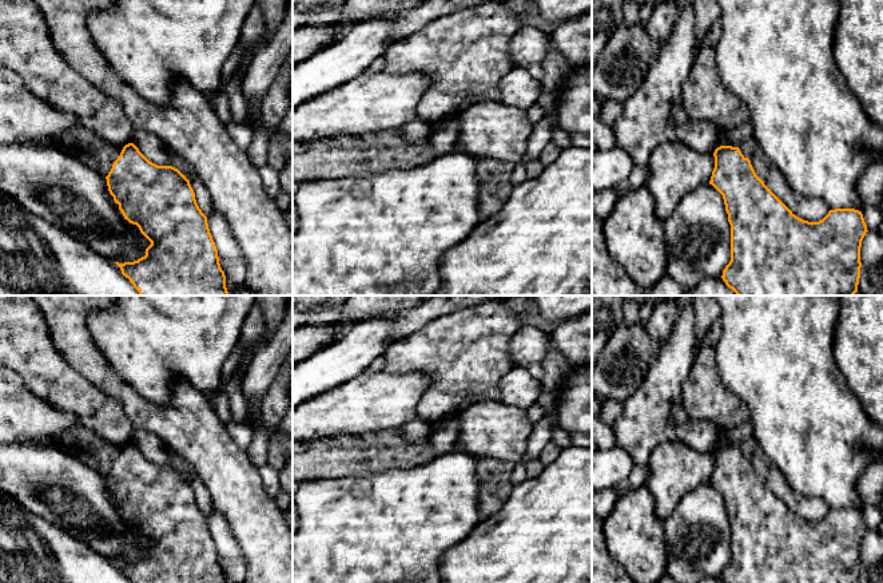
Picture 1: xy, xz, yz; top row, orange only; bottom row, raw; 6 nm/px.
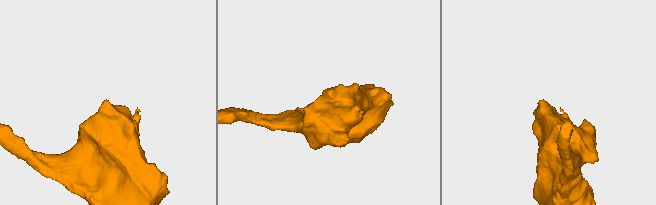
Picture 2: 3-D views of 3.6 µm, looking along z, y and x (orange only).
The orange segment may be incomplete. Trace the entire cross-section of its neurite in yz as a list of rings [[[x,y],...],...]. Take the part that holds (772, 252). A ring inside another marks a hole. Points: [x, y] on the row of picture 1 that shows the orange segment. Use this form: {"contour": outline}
{"contour": [[[720,146],[713,152],[715,168],[709,185],[724,199],[731,225],[731,261],[723,270],[723,281],[737,296],[854,296],[860,278],[860,247],[867,225],[855,209],[835,209],[819,222],[796,217],[756,175],[751,160],[739,147]]]}

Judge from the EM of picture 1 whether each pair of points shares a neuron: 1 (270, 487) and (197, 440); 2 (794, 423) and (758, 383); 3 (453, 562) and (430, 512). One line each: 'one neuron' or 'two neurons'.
1: two neurons
2: one neuron
3: two neurons

